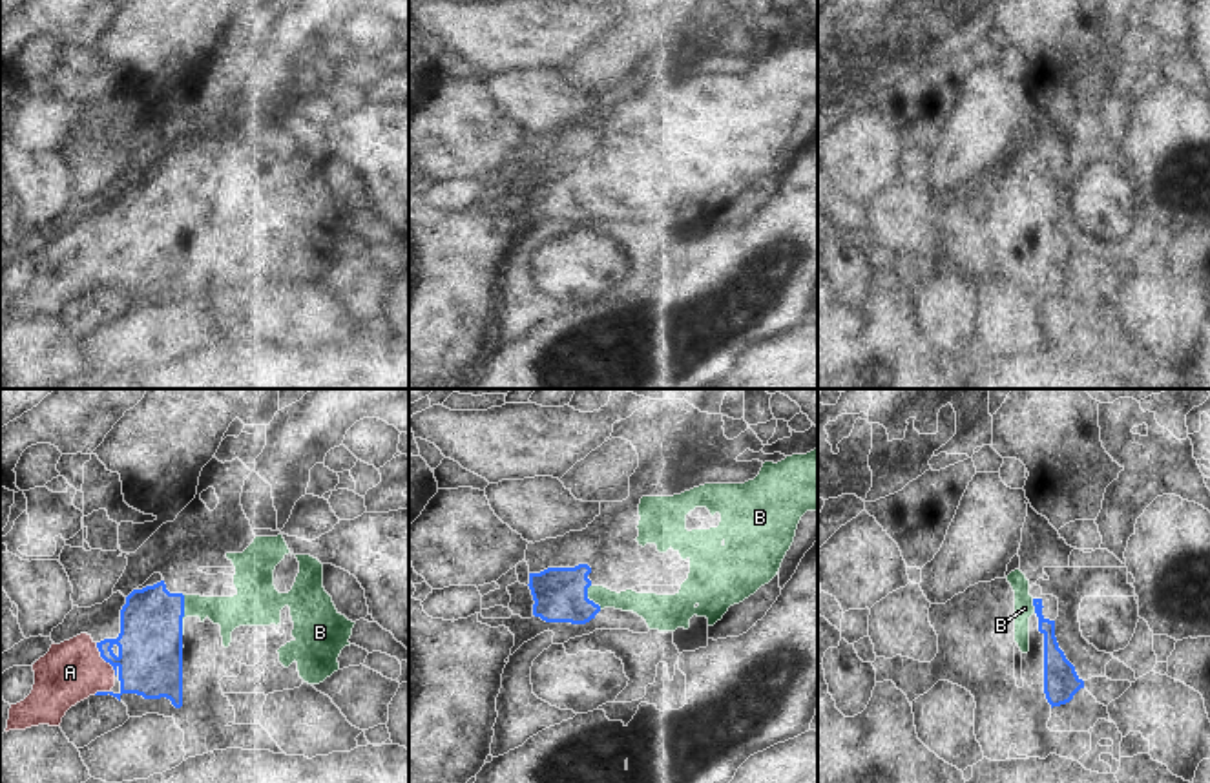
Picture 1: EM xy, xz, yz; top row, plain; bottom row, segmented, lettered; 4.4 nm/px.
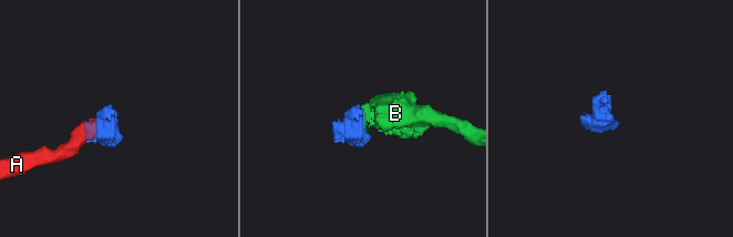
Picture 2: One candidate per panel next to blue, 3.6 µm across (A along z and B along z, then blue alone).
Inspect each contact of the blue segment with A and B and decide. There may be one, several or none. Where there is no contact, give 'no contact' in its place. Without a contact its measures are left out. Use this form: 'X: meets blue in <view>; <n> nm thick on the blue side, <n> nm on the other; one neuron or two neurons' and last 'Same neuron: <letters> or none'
A: meets blue in xy; 280 nm thick on the blue side, 280 nm on the other; one neuron
B: meets blue in xy; 280 nm thick on the blue side, 140 nm on the other; one neuron
Same neuron: A, B

